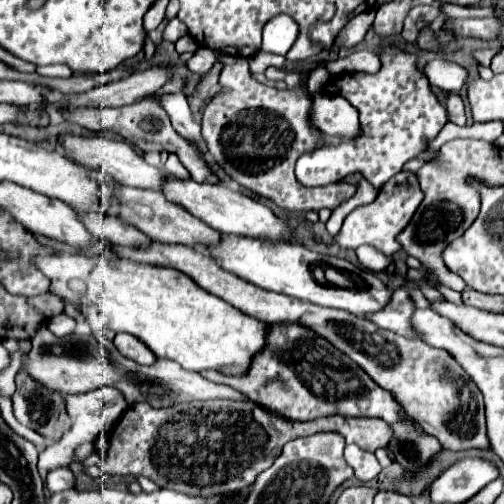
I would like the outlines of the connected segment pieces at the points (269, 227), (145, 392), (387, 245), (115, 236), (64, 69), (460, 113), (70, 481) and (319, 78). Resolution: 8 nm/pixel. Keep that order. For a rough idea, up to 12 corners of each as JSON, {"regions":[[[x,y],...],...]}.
{"regions":[[[166,176],[162,194],[210,228],[288,240],[272,210],[228,184]],[[40,328],[24,368],[64,394],[128,404],[248,400],[172,360],[142,366],[94,336]],[[400,172],[372,204],[346,216],[334,240],[392,256],[422,202],[416,174]],[[78,212],[96,238],[146,246],[148,236],[102,212]],[[66,64],[40,66],[42,76],[72,76]],[[448,96],[448,120],[456,126],[466,124],[462,98]],[[70,468],[48,472],[46,486],[52,494],[76,488]],[[316,68],[308,78],[312,96],[324,88],[330,74],[326,68]]]}

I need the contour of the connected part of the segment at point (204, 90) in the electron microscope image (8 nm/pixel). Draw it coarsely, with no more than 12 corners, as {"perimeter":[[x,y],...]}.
{"perimeter":[[222,64],[202,76],[196,91],[187,97],[201,102],[220,92],[218,80]]}

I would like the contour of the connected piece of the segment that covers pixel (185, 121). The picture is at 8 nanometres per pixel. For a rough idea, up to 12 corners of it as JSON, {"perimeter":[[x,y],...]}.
{"perimeter":[[182,92],[162,98],[174,130],[192,140],[208,156],[186,96]]}

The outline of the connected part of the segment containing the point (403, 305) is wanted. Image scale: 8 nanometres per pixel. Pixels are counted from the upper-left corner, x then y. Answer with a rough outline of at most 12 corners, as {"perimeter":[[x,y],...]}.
{"perimeter":[[410,286],[396,290],[384,312],[364,318],[378,328],[416,338],[410,326]]}

